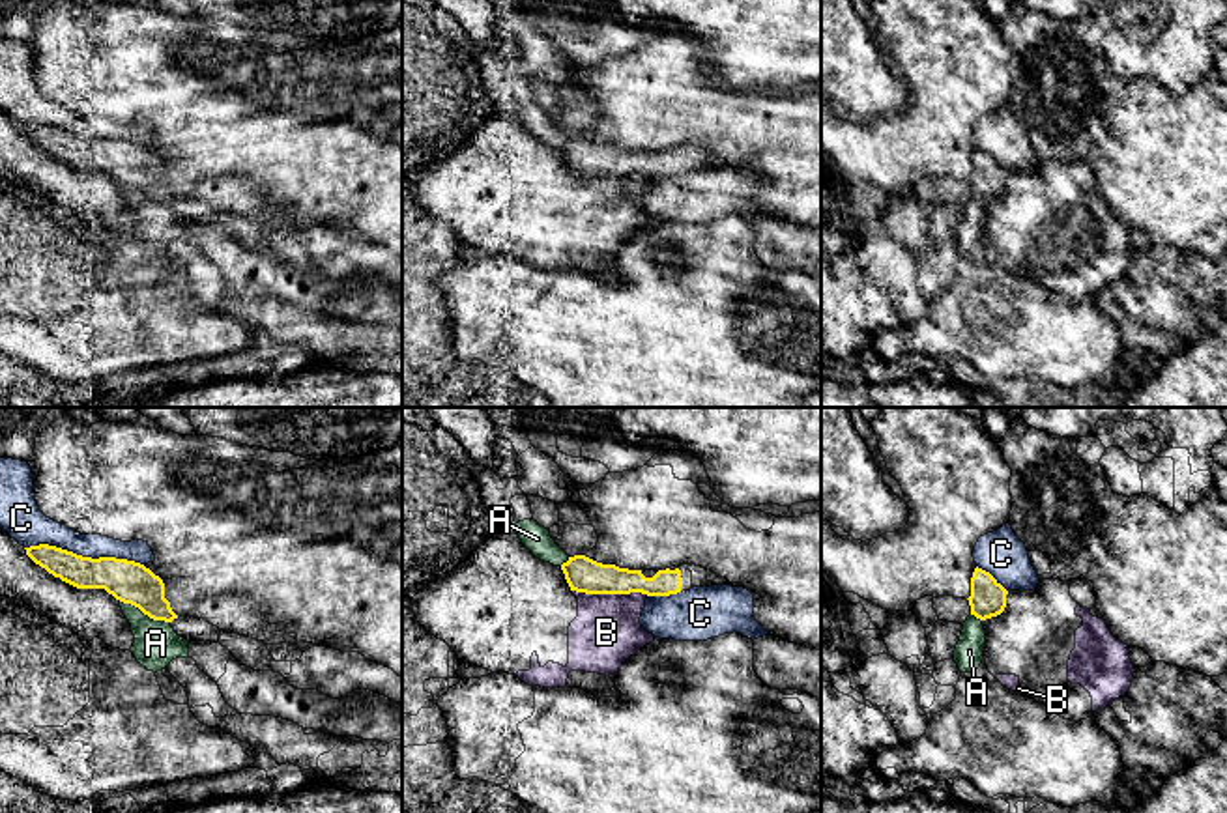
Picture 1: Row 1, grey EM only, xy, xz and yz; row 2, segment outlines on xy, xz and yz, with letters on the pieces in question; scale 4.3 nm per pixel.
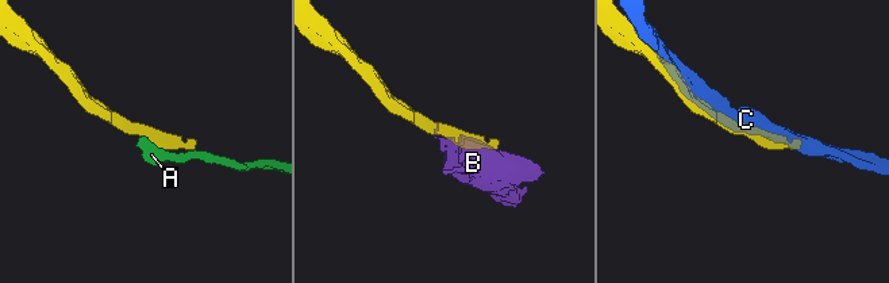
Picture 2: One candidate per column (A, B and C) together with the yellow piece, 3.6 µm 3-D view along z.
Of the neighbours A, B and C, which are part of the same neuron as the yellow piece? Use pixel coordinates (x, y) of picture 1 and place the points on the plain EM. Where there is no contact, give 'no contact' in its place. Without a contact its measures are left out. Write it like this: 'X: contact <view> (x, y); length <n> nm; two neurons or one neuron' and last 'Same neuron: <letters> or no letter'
A: contact xy (144, 195); length 240 nm; two neurons
B: contact xz (610, 174); length 340 nm; two neurons
C: contact xy (85, 139); length 500 nm; two neurons
Same neuron: no letter

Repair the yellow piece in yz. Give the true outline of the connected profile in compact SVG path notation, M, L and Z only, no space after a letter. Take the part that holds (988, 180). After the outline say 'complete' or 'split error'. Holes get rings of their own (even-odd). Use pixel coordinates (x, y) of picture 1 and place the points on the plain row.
M974 150L971 159L971 196L980 202L997 198L1006 189L1008 172L986 151Z; complete

